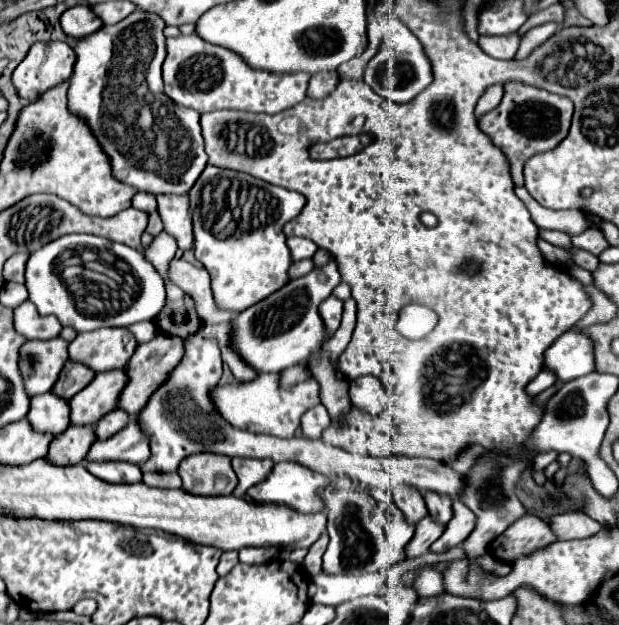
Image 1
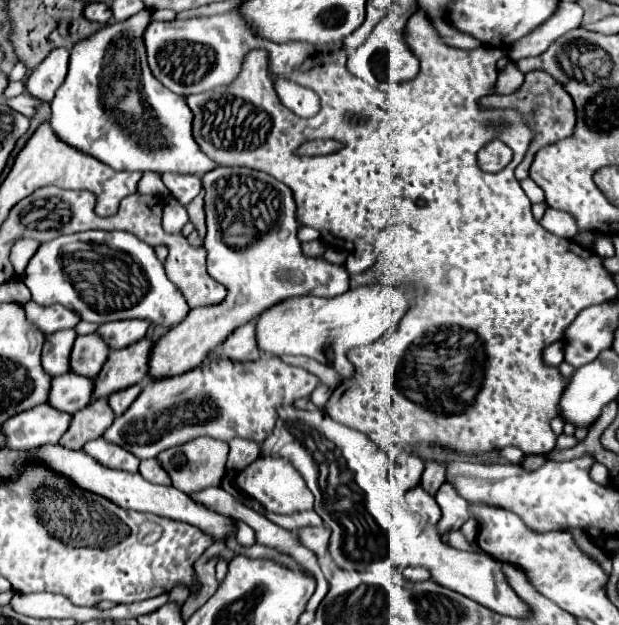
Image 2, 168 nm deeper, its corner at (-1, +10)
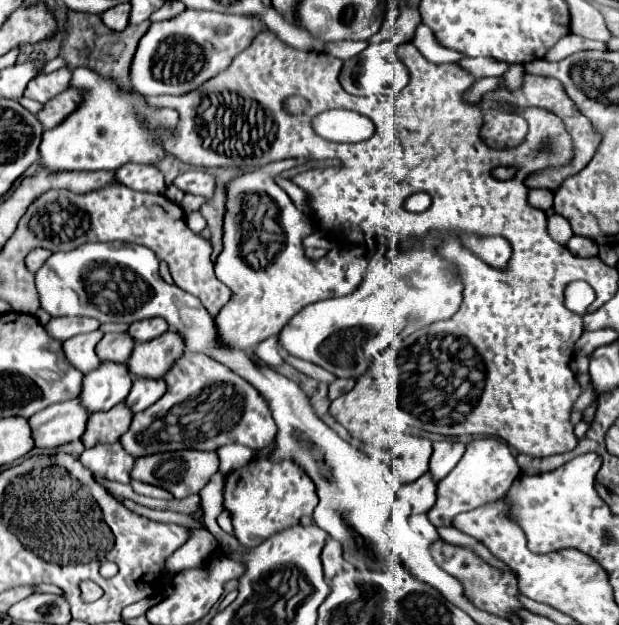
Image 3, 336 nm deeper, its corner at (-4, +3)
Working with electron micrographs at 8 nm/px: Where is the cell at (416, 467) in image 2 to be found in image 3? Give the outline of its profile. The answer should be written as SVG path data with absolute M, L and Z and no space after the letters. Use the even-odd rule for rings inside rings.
M404 435L398 443L398 453L392 459L392 469L400 477L400 483L416 481L428 471L428 459L432 455L432 441L426 437Z

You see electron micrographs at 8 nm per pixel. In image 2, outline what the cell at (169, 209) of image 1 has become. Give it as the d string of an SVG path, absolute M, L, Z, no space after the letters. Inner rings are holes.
M165 174L163 182L169 188L169 192L173 194L173 198L177 198L177 202L181 202L181 206L187 206L201 192L201 178L199 176Z

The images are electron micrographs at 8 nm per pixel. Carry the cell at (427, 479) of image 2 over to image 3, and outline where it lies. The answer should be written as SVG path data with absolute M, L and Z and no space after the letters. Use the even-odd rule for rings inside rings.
M436 441L434 453L430 457L430 475L438 483L442 477L446 477L460 457L464 455L464 443L460 441Z

